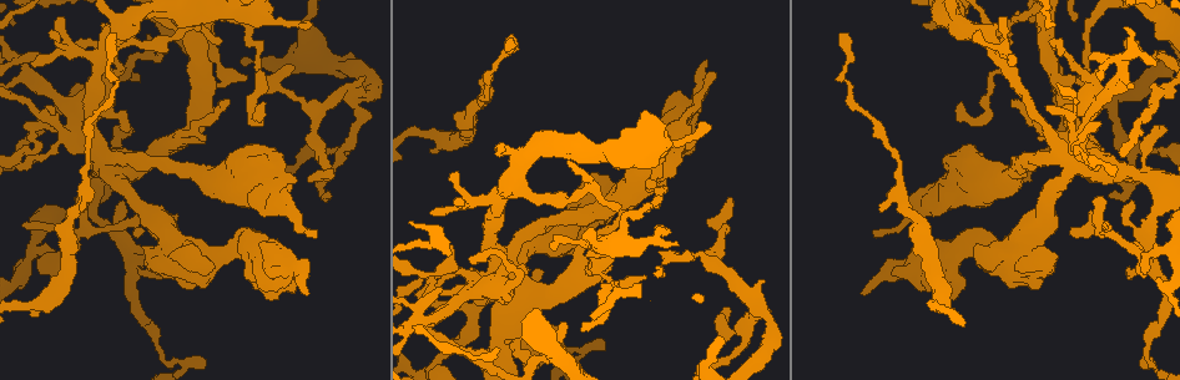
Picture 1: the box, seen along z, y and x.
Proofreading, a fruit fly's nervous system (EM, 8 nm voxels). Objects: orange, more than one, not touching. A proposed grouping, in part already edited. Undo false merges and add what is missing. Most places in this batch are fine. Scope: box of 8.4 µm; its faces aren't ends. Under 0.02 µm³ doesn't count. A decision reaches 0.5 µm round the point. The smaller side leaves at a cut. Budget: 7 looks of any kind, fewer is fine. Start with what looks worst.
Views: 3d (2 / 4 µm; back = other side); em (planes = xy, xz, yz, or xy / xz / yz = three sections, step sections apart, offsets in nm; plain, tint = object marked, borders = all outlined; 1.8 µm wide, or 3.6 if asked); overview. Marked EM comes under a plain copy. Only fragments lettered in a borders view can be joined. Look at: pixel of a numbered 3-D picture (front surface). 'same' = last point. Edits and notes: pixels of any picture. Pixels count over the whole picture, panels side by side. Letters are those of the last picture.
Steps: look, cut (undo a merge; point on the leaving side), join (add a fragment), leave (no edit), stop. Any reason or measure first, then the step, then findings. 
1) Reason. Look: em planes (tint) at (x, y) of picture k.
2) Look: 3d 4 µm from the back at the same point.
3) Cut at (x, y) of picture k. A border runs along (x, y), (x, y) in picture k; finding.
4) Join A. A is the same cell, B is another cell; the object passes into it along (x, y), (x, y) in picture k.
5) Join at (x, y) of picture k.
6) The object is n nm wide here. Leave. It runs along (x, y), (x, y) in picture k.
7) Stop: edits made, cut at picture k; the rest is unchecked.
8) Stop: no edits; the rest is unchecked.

Look: em 3.6 µm planes (borders) at (479, 80) of picture 1.

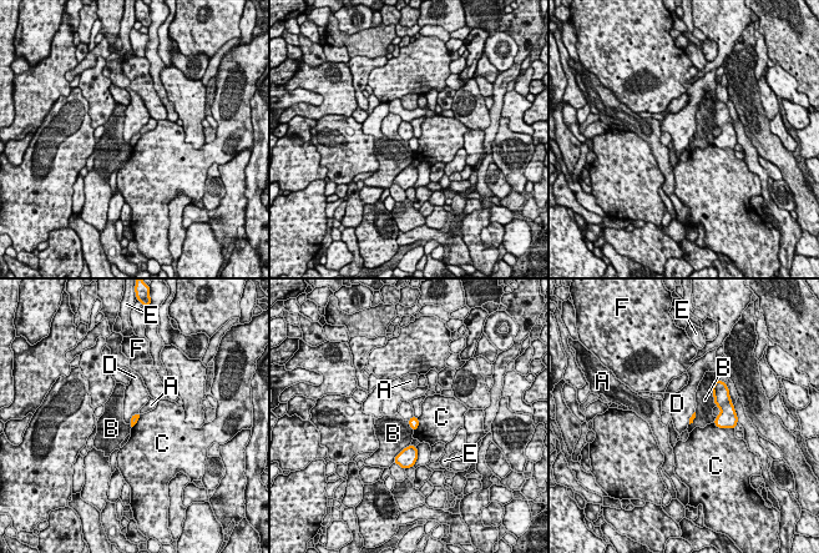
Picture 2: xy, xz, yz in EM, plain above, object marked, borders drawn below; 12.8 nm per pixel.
Leave. A, B, C, D, E and F are other cells; a border runs along (138, 412), (131, 417), (130, 423) in picture 2; no lettered fragment goes on from it.

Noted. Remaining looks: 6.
Tapers out. Look: 3d 4 µm at (1124, 40) of picture 1.

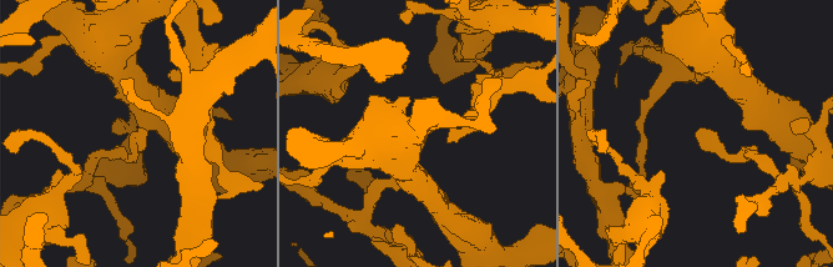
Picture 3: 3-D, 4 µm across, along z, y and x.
Shape alone is not enough. Look: em planes (borders) at (143, 136) of picture 3.

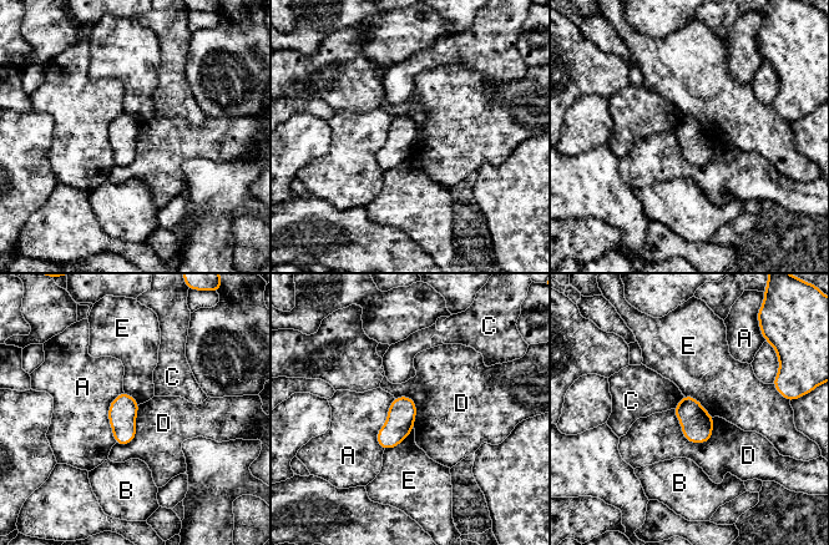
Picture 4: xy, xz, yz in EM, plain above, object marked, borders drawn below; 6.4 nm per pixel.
The longest contact is with A, 340 nm. Leave. A, B, C, D and E are other cells; none of them fits.

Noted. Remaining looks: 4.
Free end. Look: 3d 4 µm at (1119, 155) of picture 1.

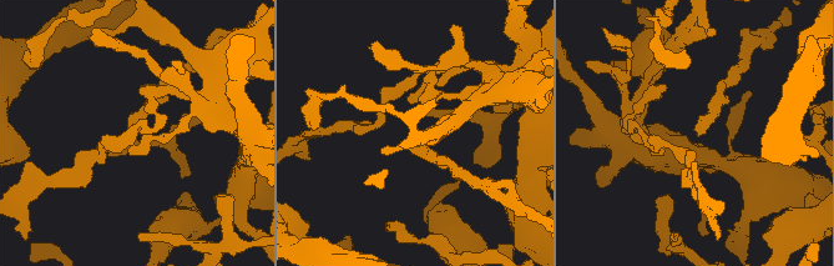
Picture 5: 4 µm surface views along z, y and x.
Now the EM. Look: em 3.6 µm planes (borders) at (697, 135) of picture 5.

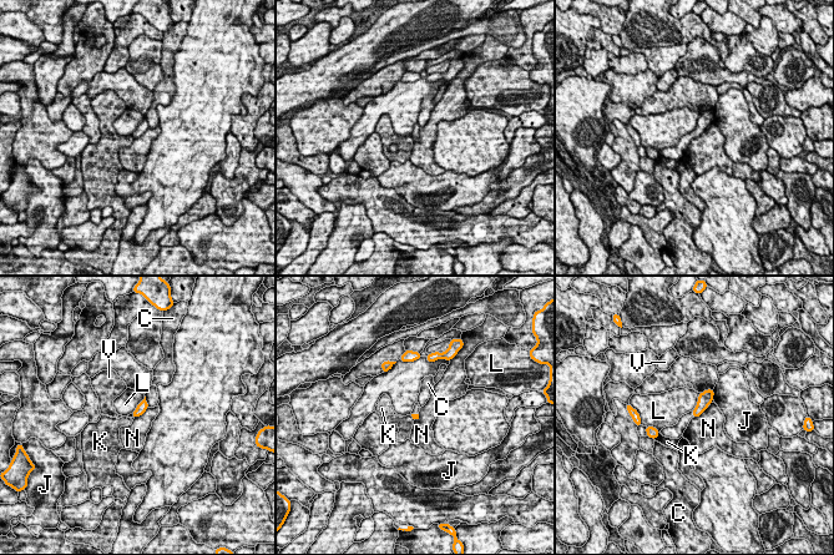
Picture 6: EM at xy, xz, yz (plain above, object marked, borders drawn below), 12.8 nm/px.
Leave. C, J, K, L, N and V are other cells; a border runs along (708, 407), (693, 418) in picture 6; no lettered fragment goes on from it.

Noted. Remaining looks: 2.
Stop: no edits; the rest is unchecked.

